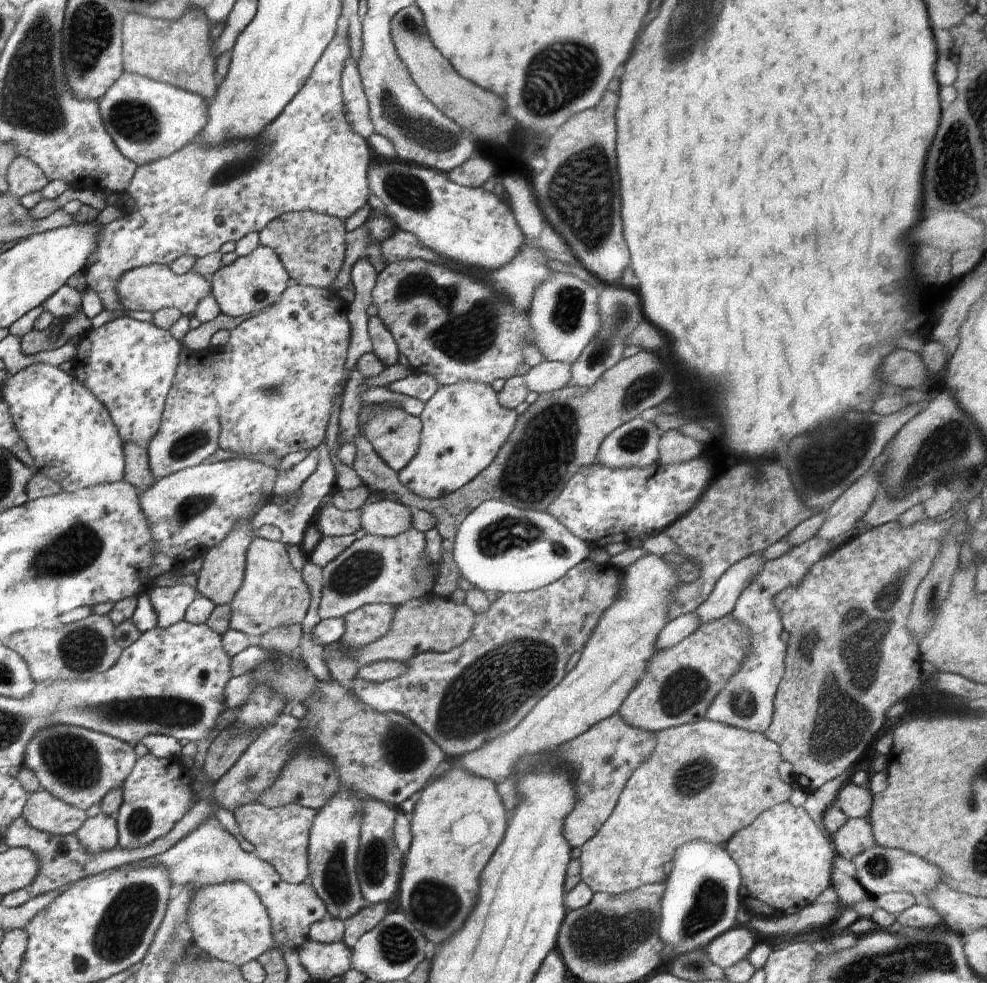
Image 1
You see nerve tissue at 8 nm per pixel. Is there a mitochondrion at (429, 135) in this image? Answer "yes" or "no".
yes

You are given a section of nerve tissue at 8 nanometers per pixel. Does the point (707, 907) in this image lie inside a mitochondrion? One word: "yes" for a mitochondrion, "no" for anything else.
yes

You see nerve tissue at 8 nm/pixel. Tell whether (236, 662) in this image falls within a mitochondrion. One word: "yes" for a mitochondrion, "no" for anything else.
no

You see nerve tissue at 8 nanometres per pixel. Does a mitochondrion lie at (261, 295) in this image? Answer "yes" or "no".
yes

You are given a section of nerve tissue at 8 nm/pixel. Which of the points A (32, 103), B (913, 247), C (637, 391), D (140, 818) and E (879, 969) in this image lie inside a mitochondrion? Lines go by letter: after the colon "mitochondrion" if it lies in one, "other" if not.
A: mitochondrion
B: other
C: mitochondrion
D: mitochondrion
E: mitochondrion

